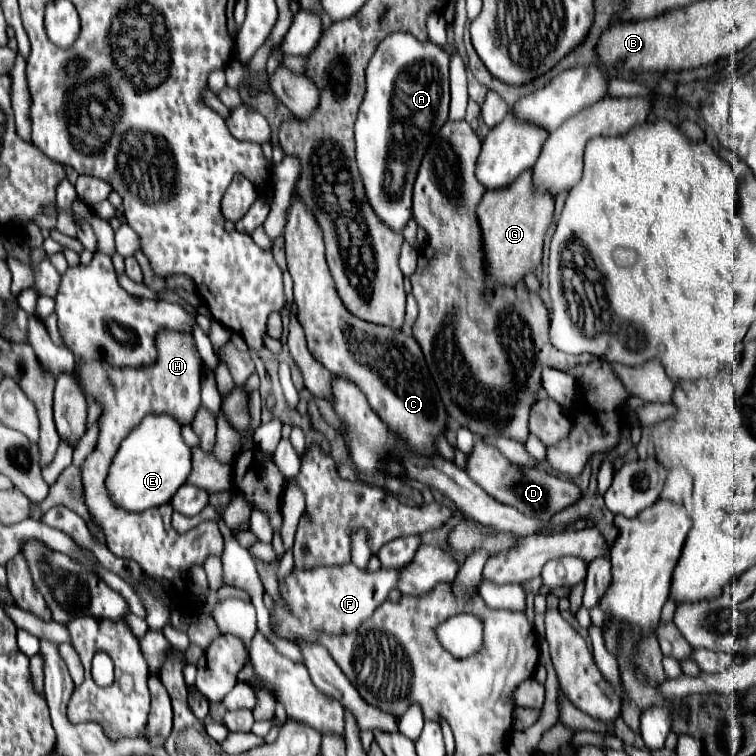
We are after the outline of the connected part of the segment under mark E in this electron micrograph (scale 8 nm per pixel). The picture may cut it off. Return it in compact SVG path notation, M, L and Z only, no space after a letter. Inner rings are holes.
M147 415L141 425L123 439L115 453L105 477L105 489L115 507L139 513L169 503L185 483L187 473L191 473L191 449L183 443L181 423L167 415Z

